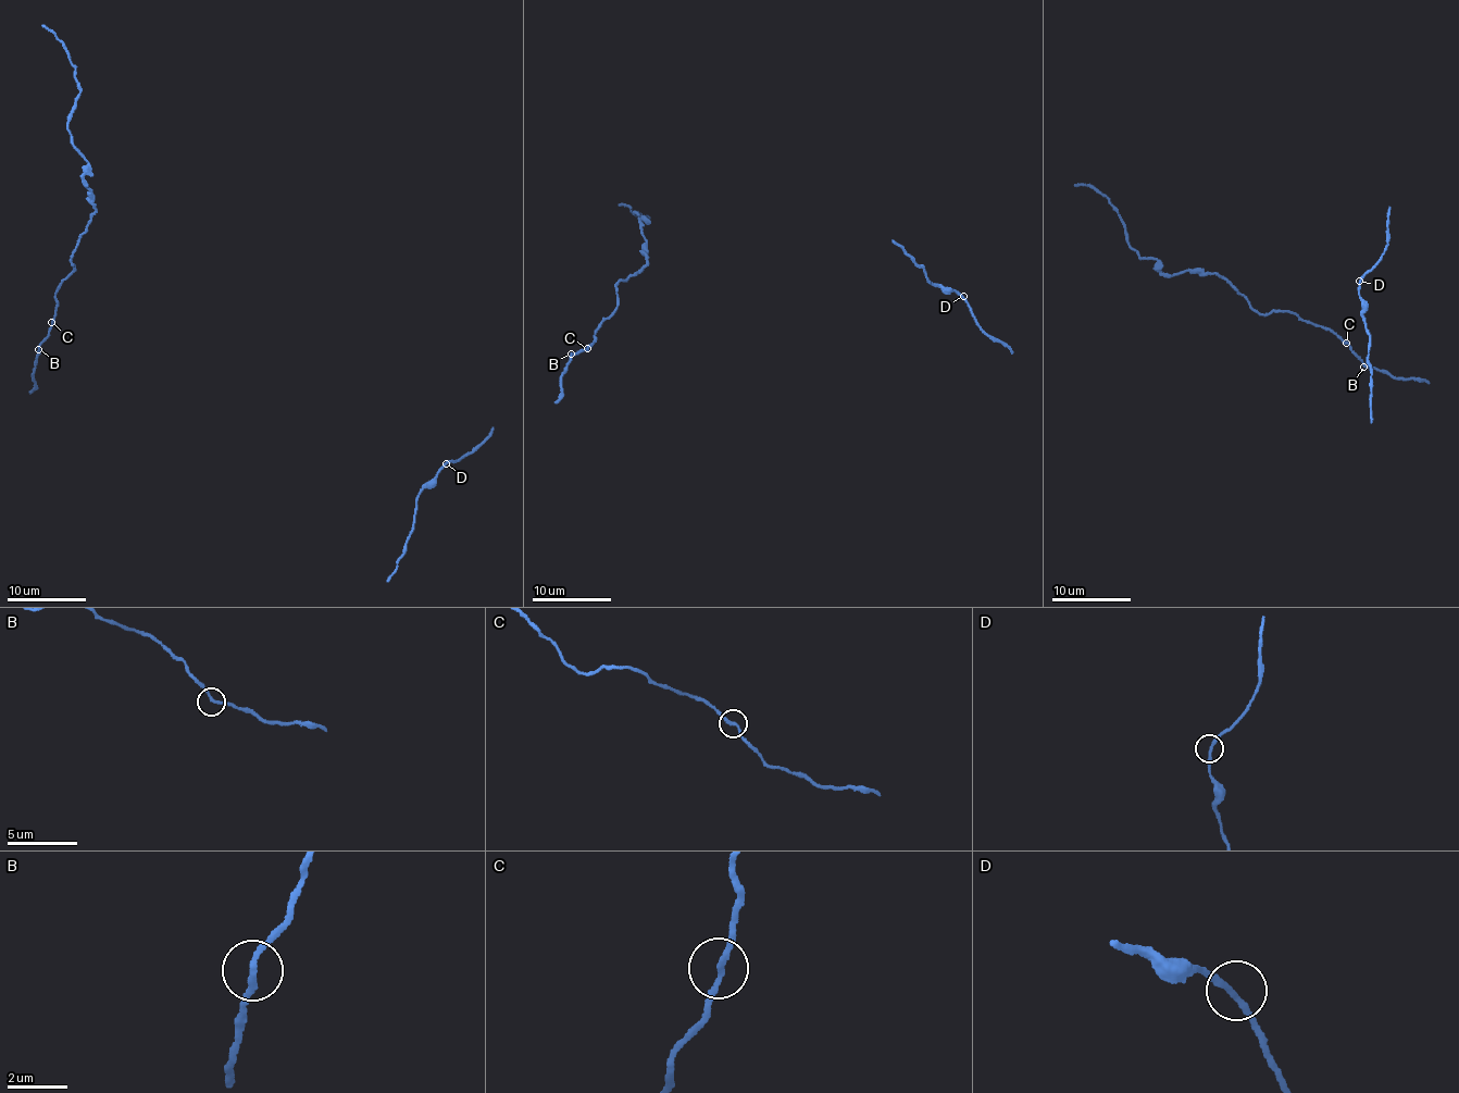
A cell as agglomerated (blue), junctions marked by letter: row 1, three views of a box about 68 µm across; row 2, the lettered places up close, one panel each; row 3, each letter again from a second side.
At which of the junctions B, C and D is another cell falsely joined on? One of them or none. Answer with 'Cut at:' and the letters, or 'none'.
Cut at: none

